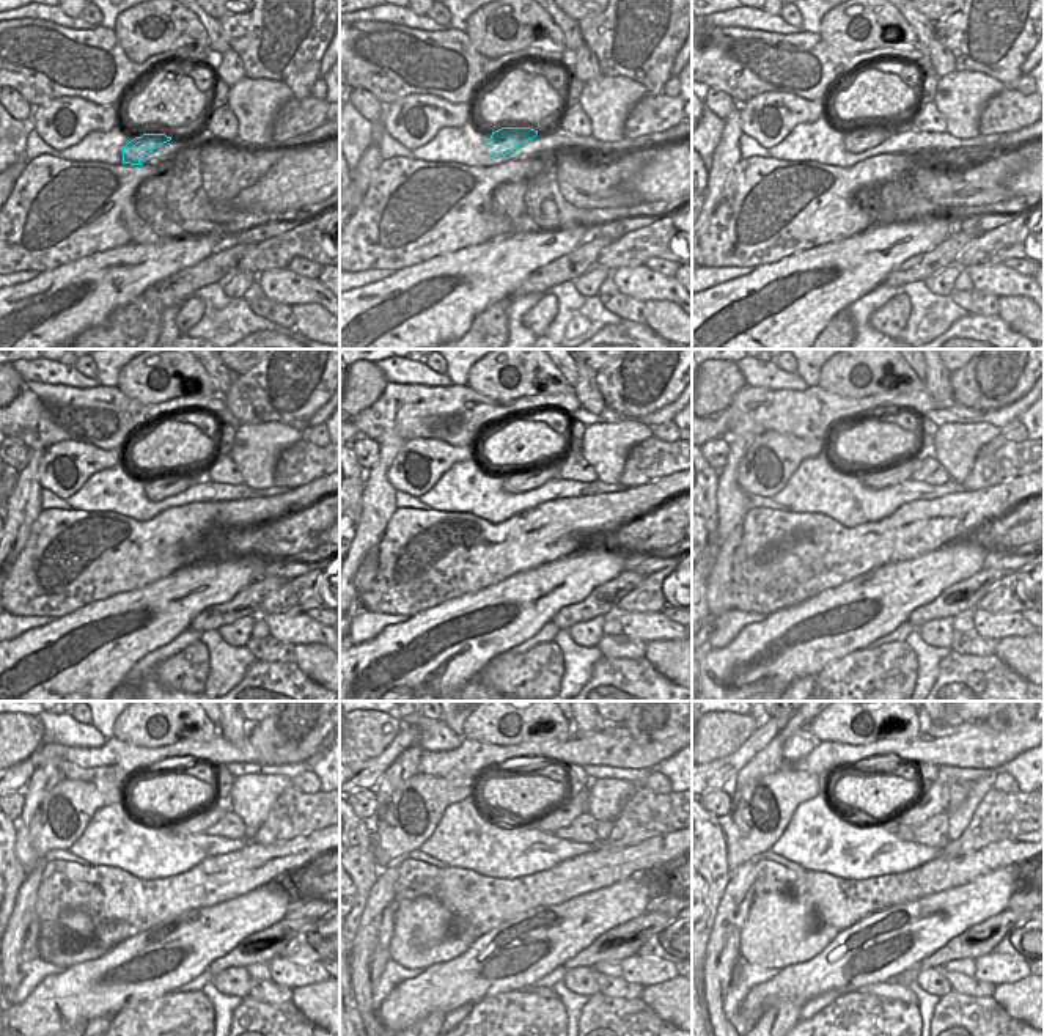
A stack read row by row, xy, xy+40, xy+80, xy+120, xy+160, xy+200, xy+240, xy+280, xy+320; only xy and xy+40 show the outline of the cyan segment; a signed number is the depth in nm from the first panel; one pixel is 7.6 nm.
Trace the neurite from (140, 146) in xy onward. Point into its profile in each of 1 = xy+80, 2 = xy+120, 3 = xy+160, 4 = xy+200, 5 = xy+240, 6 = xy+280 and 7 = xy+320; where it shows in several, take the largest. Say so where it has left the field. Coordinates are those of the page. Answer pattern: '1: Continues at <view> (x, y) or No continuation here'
1: Continues at xy+80 (859, 139)
2: Continues at xy+120 (162, 486)
3: Continues at xy+160 (514, 483)
4: Continues at xy+200 (892, 475)
5: Continues at xy+240 (198, 822)
6: Continues at xy+280 (562, 816)
7: Continues at xy+320 (933, 802).

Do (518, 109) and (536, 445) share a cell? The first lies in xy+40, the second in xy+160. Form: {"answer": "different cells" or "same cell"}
{"answer": "same cell"}

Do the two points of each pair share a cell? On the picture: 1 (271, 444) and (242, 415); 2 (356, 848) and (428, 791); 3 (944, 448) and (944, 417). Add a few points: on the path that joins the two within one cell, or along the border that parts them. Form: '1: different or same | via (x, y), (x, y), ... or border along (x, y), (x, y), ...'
1: different | border along (263, 422), (244, 422), (241, 425)
2: different | border along (370, 822), (378, 870)
3: different | border along (980, 420), (947, 422), (939, 428)

